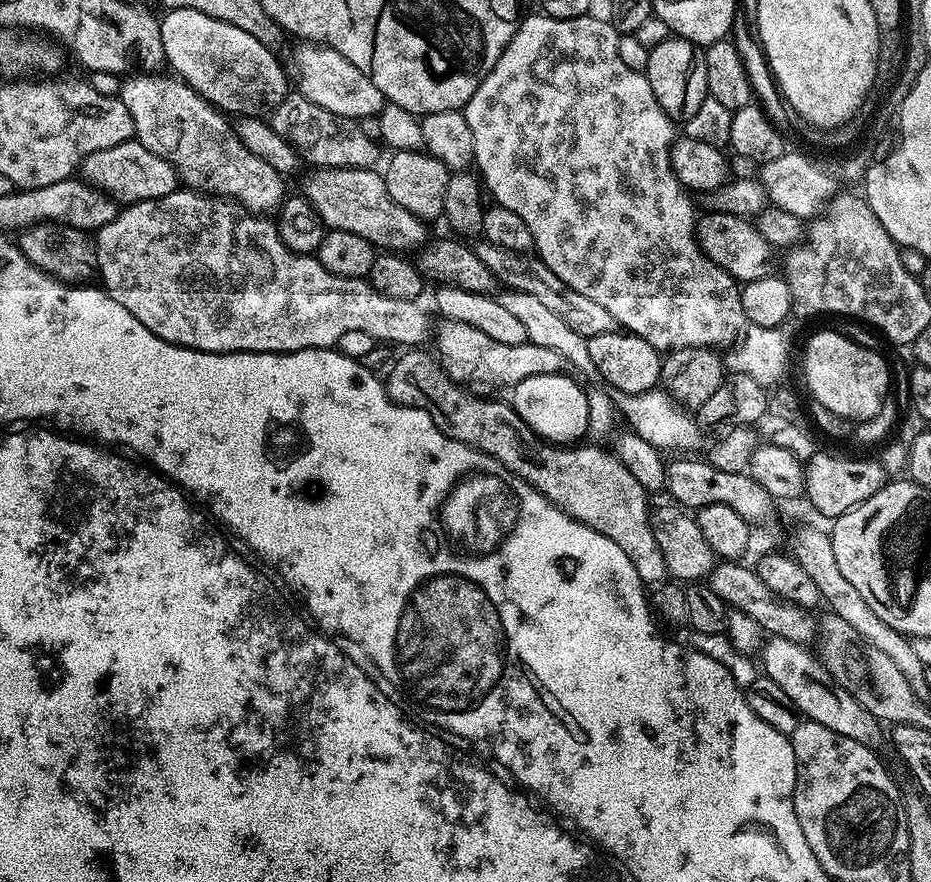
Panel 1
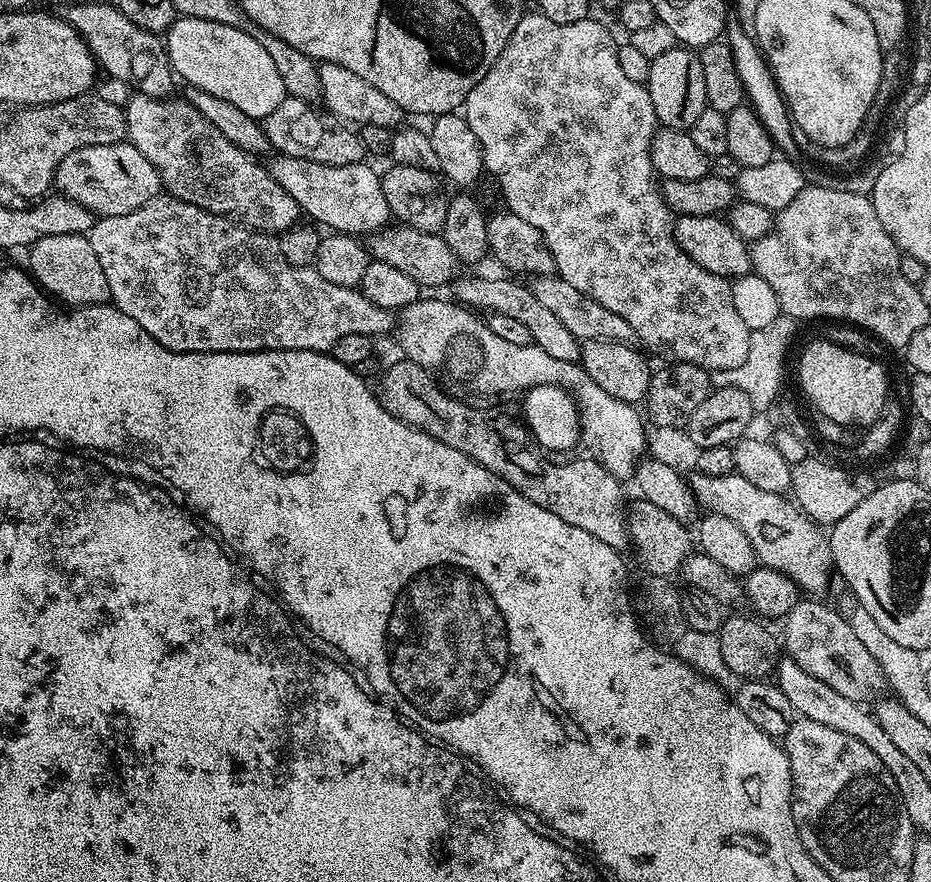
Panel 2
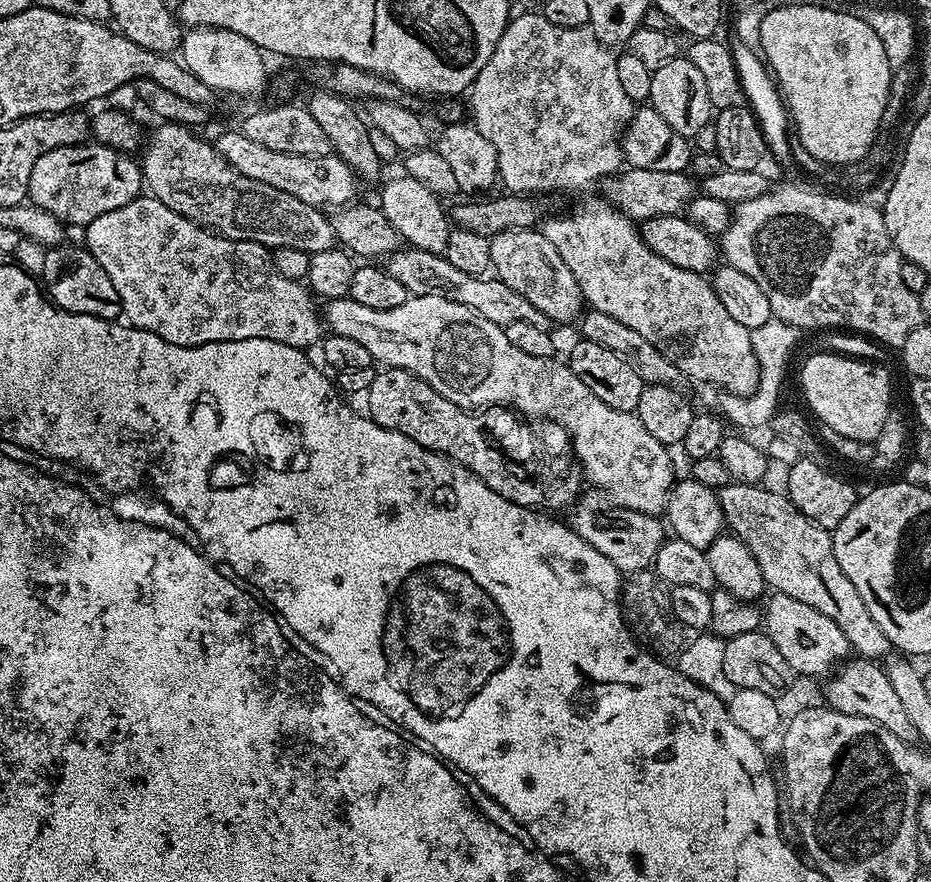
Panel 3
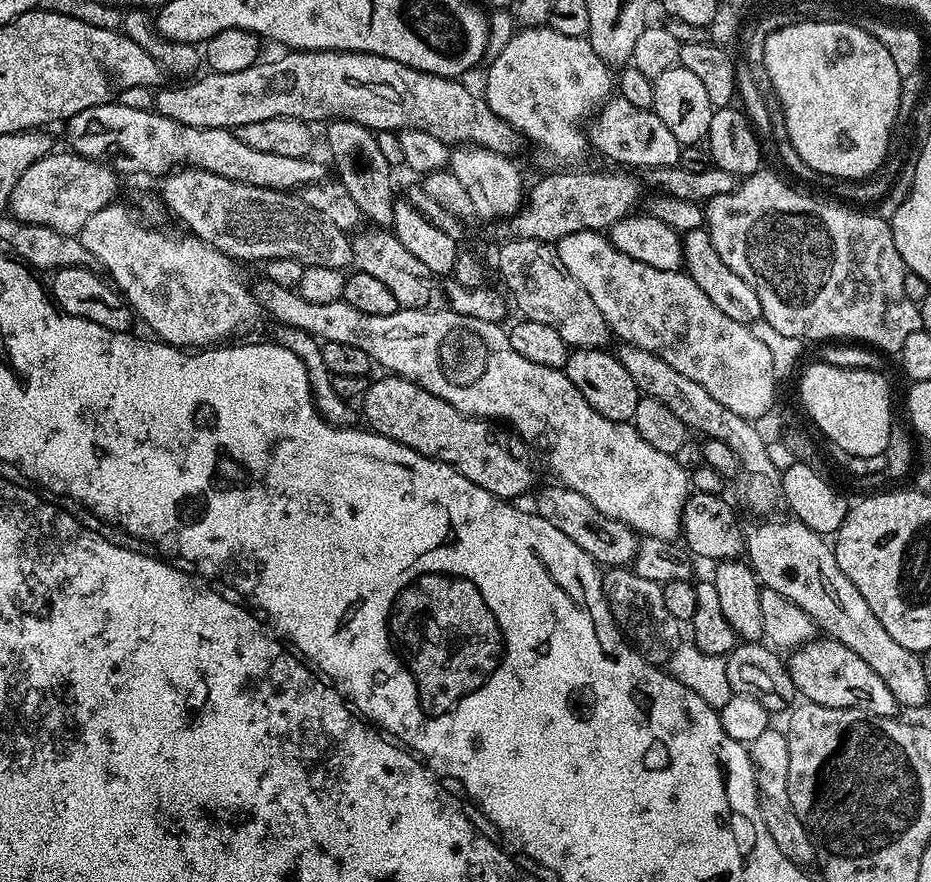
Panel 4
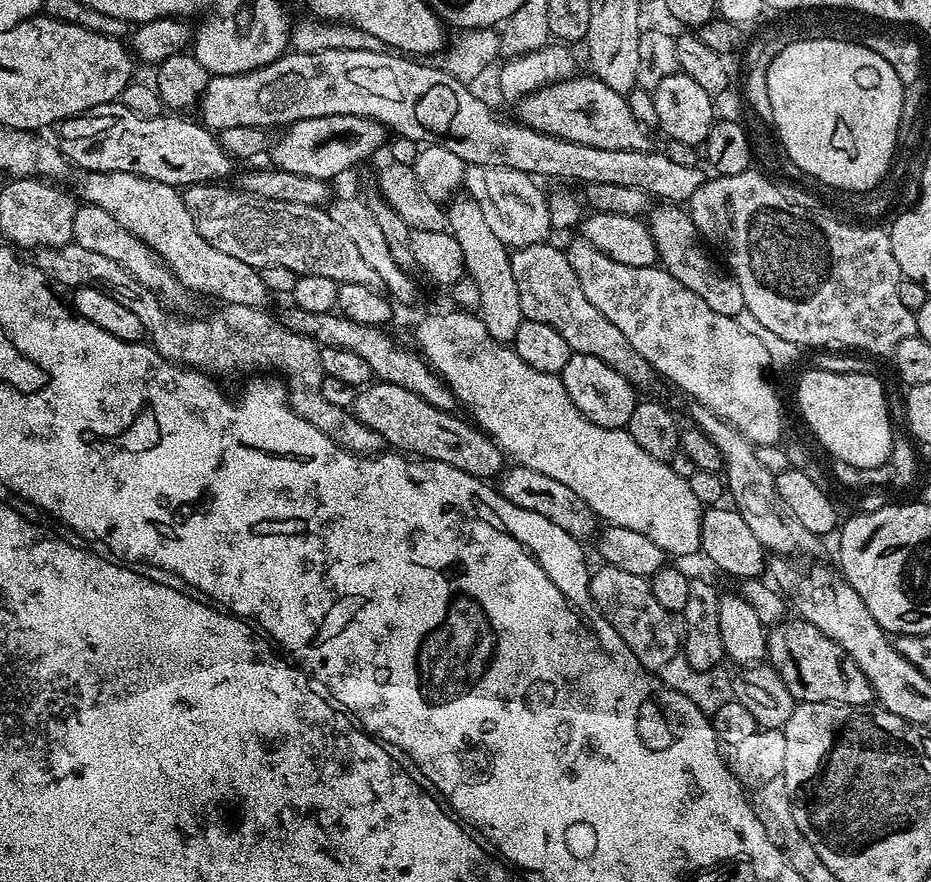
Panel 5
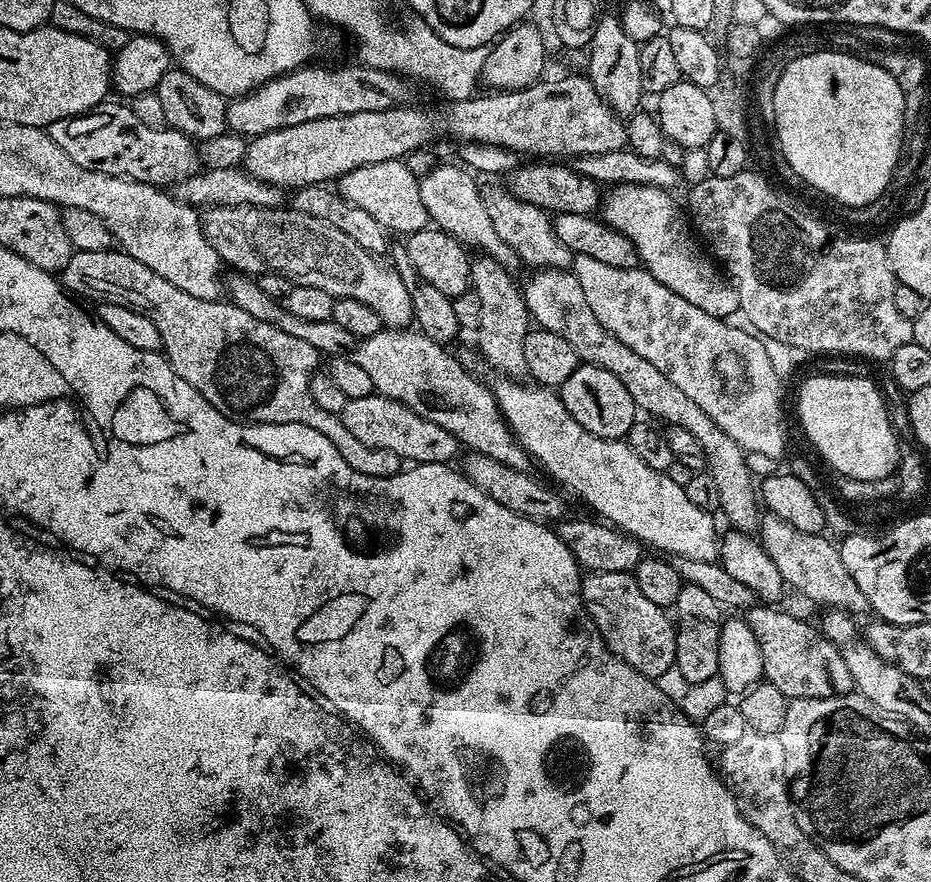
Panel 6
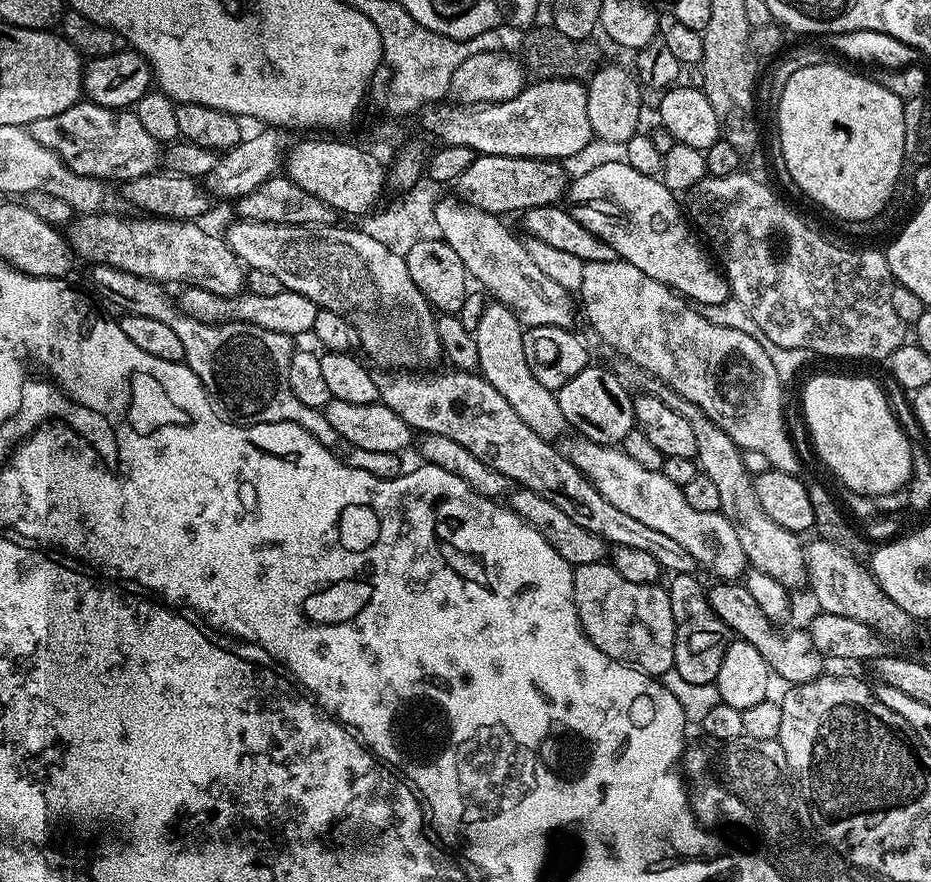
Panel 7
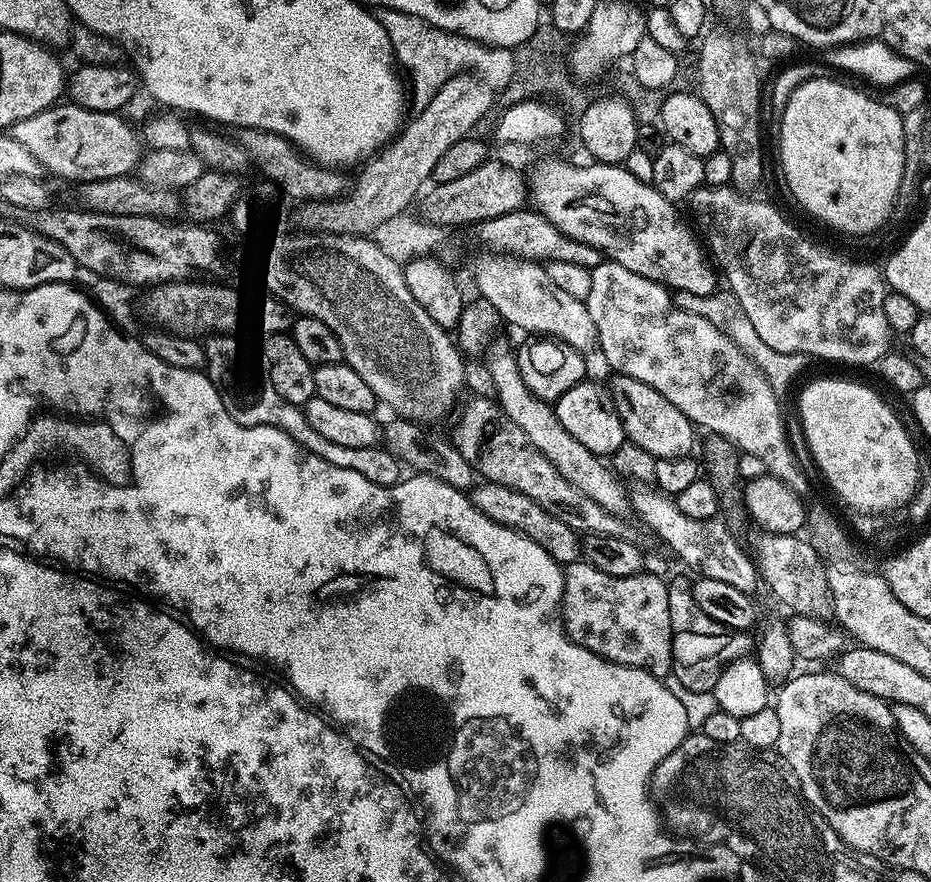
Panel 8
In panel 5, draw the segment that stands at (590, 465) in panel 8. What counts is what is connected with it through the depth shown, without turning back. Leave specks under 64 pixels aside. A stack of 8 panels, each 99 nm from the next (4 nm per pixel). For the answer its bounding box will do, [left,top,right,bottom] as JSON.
[447,198,525,345]

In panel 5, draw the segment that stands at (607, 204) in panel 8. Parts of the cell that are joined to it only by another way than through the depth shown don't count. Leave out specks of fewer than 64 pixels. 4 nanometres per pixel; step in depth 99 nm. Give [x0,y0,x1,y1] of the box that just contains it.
[646,202,745,318]

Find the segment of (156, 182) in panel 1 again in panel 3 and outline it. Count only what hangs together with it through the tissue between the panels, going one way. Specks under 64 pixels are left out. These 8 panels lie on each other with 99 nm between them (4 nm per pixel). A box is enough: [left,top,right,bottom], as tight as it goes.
[27,142,145,226]

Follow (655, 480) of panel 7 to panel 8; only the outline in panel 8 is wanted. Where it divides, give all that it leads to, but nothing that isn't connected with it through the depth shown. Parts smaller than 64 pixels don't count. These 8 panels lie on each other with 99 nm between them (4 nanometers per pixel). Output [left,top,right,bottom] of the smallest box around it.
[631,490,758,594]

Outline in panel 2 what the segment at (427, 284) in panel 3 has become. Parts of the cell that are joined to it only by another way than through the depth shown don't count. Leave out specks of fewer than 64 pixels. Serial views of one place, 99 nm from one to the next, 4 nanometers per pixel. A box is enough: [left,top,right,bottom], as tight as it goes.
[450,275,581,364]

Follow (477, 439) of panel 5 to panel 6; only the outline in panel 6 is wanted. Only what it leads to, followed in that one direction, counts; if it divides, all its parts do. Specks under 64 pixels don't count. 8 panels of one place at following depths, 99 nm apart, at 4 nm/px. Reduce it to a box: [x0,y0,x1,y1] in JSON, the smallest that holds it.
[338,394,462,464]

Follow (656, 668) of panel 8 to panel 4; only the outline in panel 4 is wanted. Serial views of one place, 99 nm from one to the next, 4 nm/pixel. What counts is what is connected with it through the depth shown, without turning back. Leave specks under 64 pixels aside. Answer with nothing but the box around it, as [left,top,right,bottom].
[603,567,682,666]

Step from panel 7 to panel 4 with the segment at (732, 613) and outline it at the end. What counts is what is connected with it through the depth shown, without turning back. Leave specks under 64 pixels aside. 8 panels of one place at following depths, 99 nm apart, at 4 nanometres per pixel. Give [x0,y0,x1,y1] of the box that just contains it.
[787,638,898,716]

